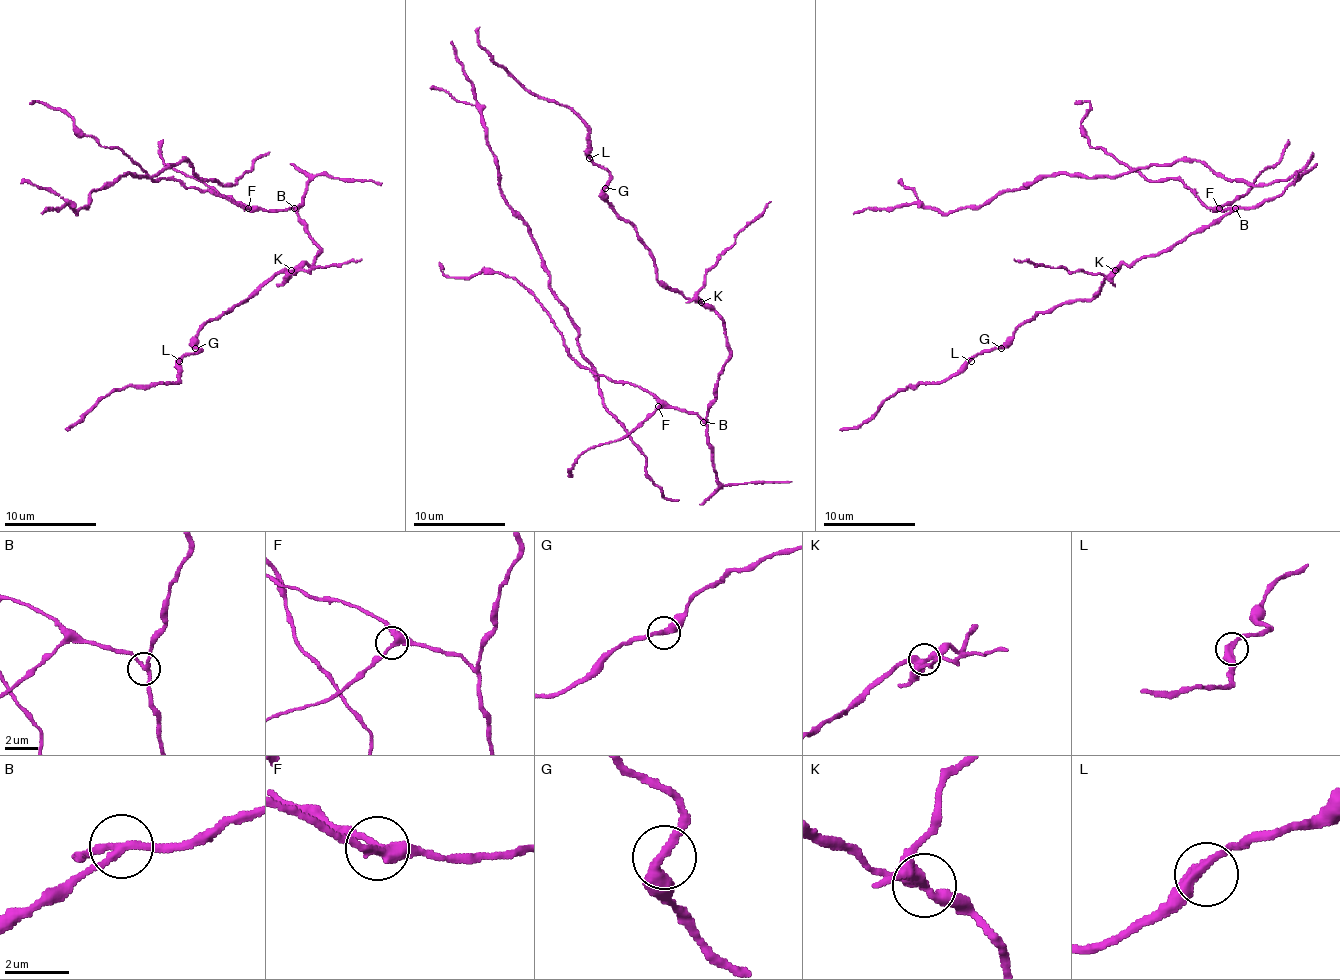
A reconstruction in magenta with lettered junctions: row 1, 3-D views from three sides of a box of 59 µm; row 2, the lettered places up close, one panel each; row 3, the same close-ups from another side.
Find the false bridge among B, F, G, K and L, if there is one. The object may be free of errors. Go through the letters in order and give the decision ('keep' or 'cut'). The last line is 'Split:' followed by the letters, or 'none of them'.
B: keep
F: keep
G: keep
K: cut
L: keep
Split: K

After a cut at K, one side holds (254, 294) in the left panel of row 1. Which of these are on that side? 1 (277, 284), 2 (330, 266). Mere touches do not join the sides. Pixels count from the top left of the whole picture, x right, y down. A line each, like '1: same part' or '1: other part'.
1: other part
2: other part

